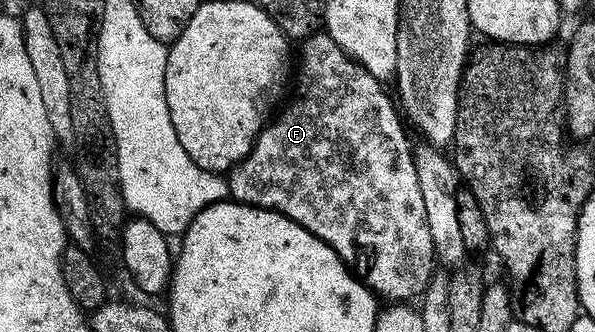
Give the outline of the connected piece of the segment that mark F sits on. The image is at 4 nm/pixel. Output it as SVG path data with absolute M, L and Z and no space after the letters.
M313 32L312 36L303 42L303 45L304 58L300 61L300 74L297 77L295 74L294 77L294 85L295 81L297 85L296 98L284 110L281 108L265 124L262 132L256 136L254 147L227 174L226 180L231 200L241 201L244 205L257 205L259 209L272 209L274 212L290 218L294 223L306 227L306 231L310 231L315 237L325 241L343 259L345 265L352 270L352 274L366 288L375 290L376 285L381 285L385 295L392 297L388 299L396 303L404 303L412 299L408 297L419 298L432 277L434 254L430 227L427 226L426 203L422 199L422 187L416 170L414 149L413 146L408 146L408 137L404 134L405 122L402 120L393 98L391 101L384 94L385 86L374 75L370 75L370 71L363 69L358 62L344 53L342 47L338 47L338 43L334 43L334 39L328 36L327 32Z

